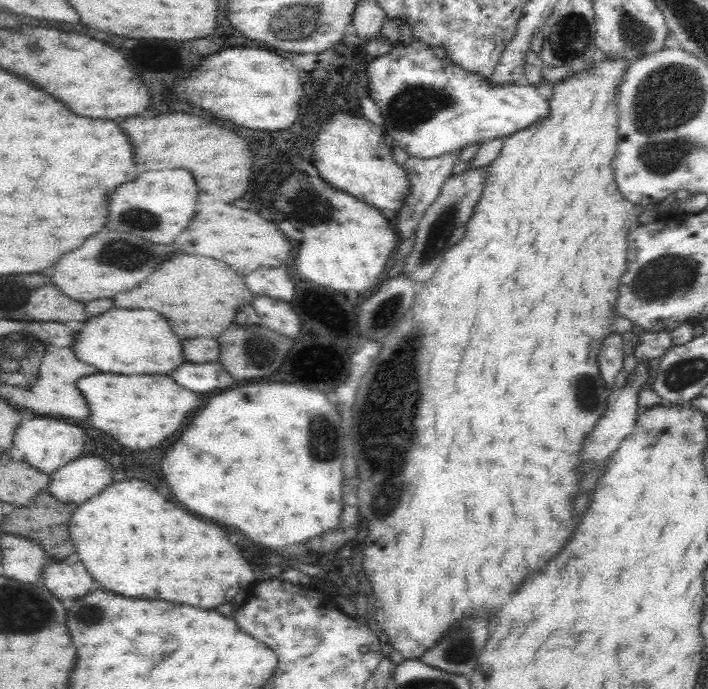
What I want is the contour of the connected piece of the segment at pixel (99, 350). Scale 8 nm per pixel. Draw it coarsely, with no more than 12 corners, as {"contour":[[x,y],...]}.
{"contour":[[154,310],[82,322],[73,355],[98,372],[166,374],[182,350]]}

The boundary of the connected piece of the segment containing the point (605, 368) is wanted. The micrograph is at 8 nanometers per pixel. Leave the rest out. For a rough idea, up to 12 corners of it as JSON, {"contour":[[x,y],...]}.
{"contour":[[620,334],[606,338],[598,354],[600,378],[614,389],[624,364]]}

